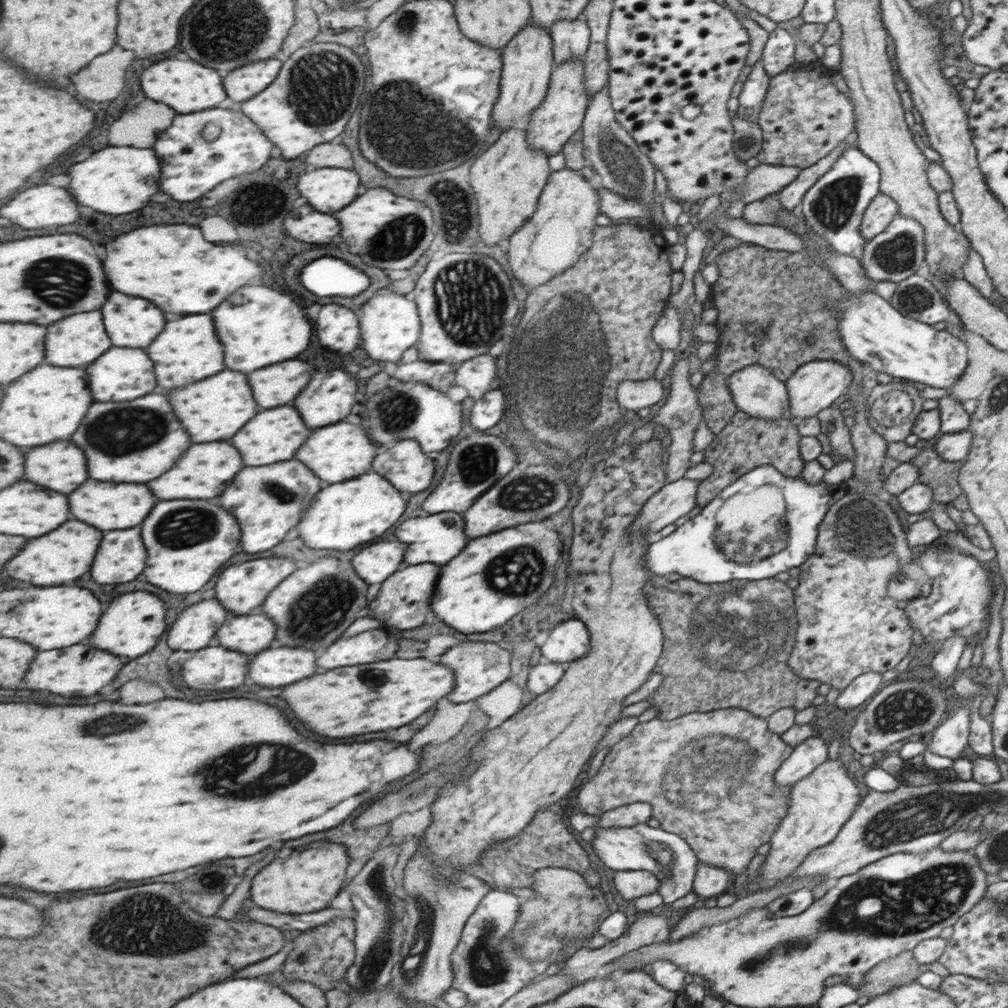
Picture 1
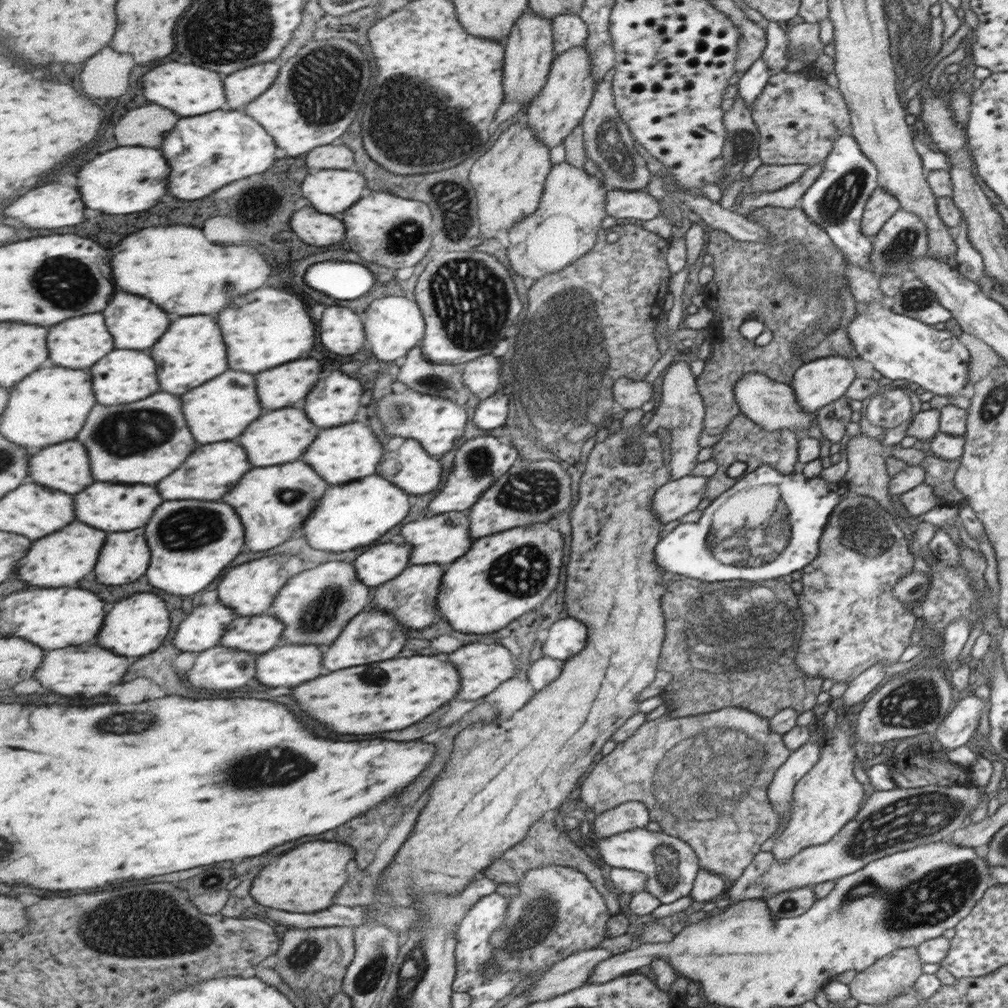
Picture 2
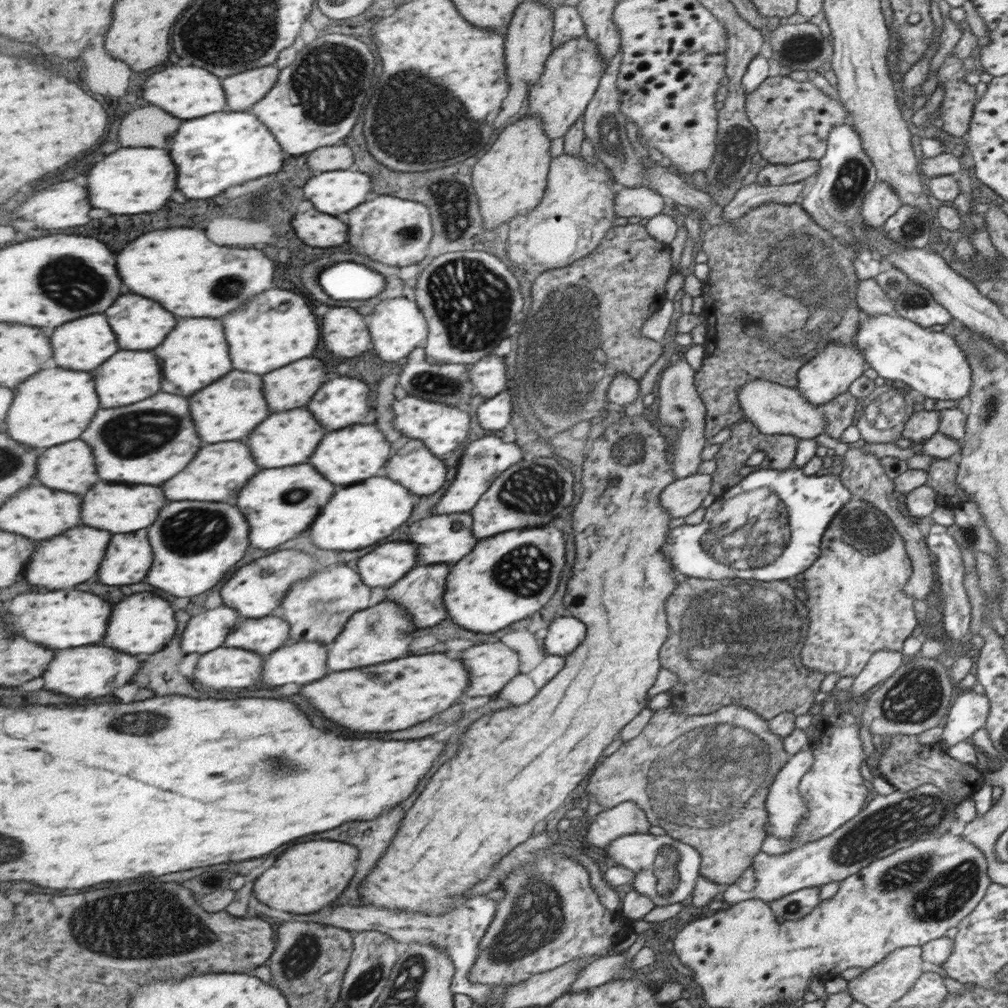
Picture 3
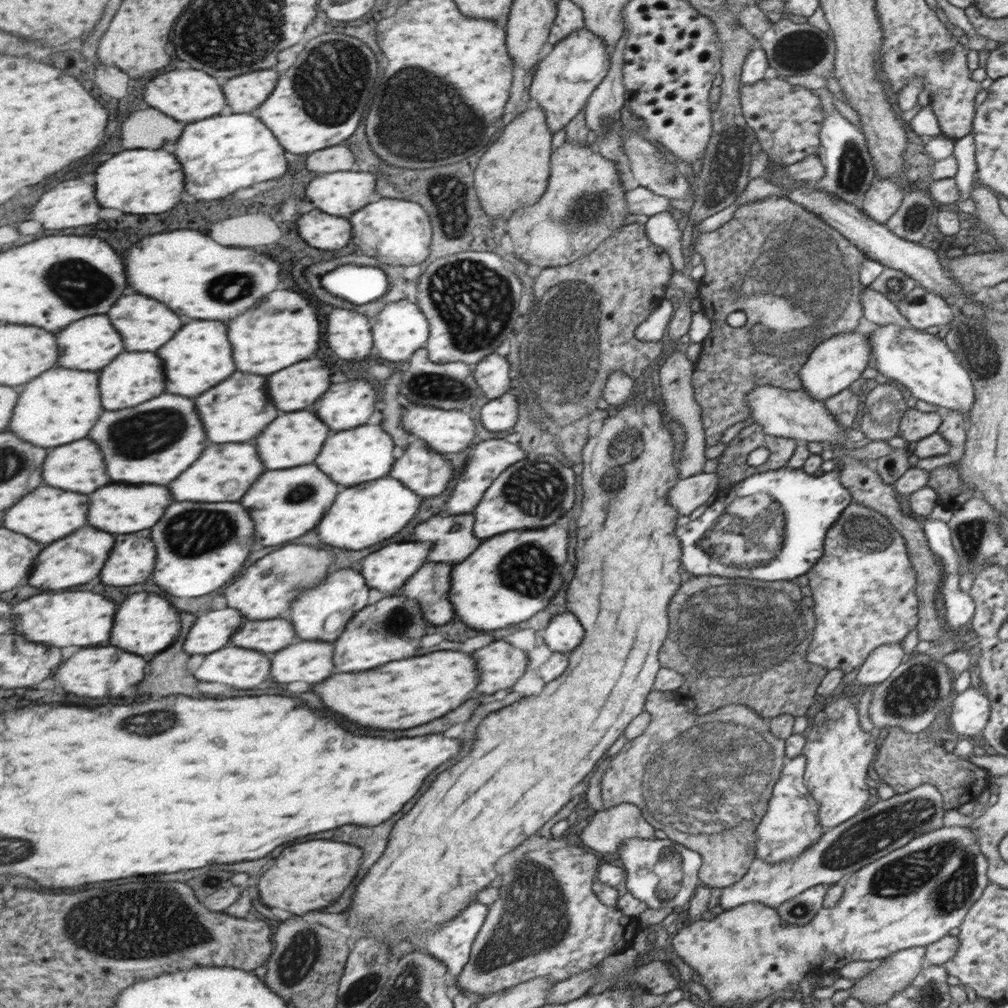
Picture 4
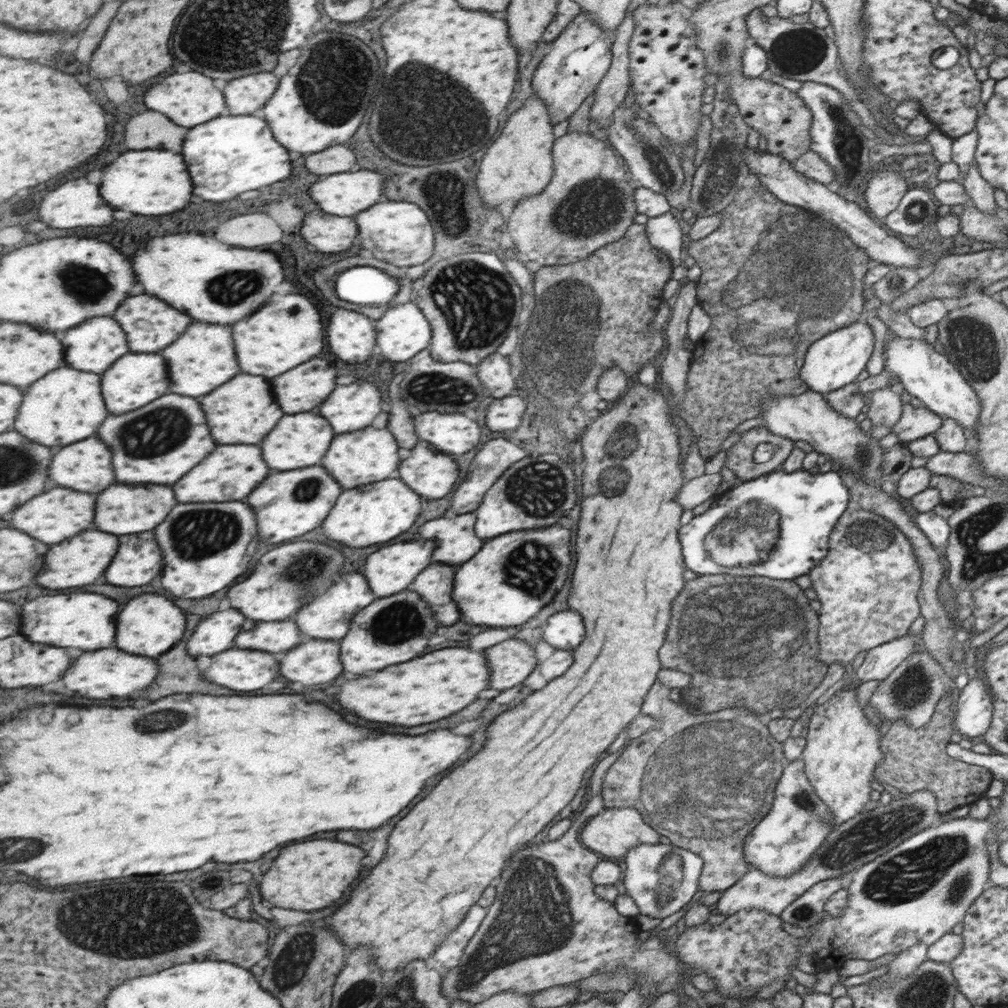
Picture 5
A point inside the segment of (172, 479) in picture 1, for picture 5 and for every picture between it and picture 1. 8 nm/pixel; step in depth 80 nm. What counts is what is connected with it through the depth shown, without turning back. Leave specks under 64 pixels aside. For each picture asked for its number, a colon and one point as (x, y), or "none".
2: (214, 470)
3: (219, 473)
4: (225, 473)
5: (232, 472)

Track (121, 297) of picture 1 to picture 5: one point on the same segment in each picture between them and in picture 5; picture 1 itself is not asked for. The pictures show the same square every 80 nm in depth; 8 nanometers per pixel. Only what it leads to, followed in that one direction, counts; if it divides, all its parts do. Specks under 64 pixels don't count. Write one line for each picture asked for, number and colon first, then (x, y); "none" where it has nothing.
2: (137, 323)
3: (141, 323)
4: (148, 324)
5: (152, 325)

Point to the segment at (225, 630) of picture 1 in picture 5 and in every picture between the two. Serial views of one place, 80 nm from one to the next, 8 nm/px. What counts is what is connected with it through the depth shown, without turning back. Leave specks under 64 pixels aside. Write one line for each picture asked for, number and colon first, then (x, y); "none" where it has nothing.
2: (261, 634)
3: (266, 635)
4: (270, 636)
5: (270, 636)

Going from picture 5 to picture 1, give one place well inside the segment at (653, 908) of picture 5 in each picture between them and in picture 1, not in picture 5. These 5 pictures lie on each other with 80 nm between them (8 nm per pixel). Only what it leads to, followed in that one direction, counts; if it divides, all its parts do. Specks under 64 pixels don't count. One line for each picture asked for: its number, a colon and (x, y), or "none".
1: (669, 856)
2: (670, 865)
3: (665, 869)
4: (660, 873)

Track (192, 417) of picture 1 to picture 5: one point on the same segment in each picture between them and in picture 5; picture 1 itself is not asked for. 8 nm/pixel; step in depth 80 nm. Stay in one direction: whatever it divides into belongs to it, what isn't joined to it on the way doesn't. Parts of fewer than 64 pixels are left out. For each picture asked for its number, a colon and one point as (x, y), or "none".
2: (221, 410)
3: (234, 406)
4: (239, 410)
5: (244, 411)

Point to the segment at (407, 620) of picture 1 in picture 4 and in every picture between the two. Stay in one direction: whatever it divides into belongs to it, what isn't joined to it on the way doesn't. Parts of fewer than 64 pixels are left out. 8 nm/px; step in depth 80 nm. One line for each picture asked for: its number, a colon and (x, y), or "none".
2: (413, 597)
3: (422, 592)
4: (431, 585)

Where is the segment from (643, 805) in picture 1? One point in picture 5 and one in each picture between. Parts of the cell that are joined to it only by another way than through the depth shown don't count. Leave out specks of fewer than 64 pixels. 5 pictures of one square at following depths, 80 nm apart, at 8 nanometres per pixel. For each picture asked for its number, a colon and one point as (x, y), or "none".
2: (631, 815)
3: (626, 818)
4: (610, 828)
5: (612, 833)

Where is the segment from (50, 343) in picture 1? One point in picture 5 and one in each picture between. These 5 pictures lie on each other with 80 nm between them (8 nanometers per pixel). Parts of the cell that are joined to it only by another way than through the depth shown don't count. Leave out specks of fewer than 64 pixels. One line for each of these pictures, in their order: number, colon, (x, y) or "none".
2: (80, 343)
3: (85, 344)
4: (91, 344)
5: (95, 346)

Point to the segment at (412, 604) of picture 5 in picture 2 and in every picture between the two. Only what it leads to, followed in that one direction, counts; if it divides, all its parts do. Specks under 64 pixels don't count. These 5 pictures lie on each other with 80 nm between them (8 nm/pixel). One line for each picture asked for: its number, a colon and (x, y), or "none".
2: (354, 648)
3: (385, 631)
4: (392, 629)

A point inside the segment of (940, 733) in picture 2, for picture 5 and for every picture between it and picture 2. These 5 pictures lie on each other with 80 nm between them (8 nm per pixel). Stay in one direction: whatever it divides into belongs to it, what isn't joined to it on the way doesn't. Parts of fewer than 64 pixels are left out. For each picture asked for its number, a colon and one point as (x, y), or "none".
3: (968, 711)
4: (968, 712)
5: (974, 703)

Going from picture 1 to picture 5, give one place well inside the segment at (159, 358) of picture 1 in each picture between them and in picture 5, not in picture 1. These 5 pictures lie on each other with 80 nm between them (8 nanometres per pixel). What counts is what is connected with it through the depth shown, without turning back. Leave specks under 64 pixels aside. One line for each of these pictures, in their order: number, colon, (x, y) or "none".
2: (193, 352)
3: (196, 354)
4: (201, 357)
5: (204, 359)

